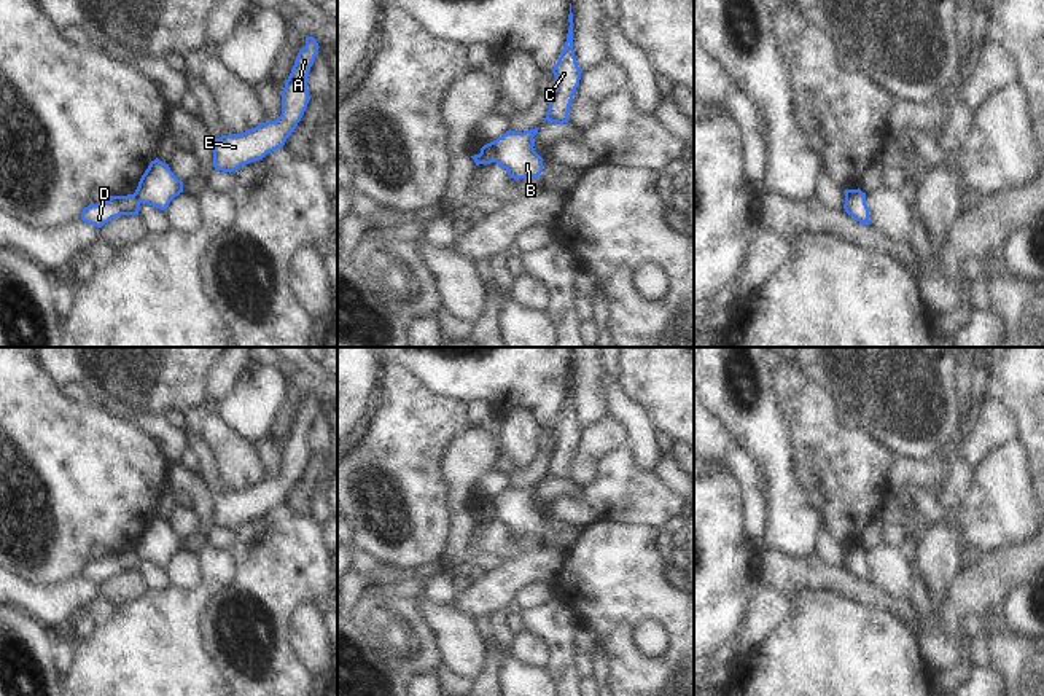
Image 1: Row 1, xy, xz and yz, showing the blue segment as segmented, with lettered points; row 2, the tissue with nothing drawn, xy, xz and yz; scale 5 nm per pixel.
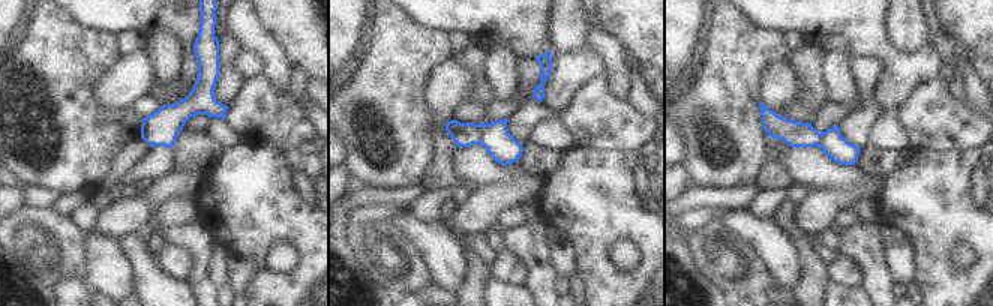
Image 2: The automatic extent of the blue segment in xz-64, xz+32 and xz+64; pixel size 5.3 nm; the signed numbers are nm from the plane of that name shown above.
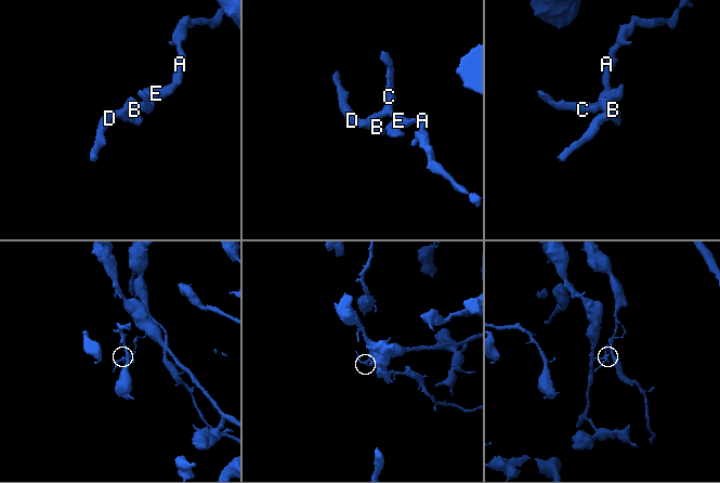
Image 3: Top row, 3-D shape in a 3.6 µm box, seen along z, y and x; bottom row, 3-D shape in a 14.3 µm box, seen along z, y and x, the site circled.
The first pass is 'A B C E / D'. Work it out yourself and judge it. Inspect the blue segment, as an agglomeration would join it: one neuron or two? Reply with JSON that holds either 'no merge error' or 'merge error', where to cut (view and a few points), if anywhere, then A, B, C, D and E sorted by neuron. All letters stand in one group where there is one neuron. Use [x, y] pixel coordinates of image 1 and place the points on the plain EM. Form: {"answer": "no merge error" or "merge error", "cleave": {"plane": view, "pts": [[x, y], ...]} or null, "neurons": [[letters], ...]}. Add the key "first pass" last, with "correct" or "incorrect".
{"answer": "merge error", "cleave": {"plane": "xz", "pts": [[490, 499], [495, 518]]}, "neurons": [["A", "B", "C", "E"], ["D"]], "first pass": "correct"}

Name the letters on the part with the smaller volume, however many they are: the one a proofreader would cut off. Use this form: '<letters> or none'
D

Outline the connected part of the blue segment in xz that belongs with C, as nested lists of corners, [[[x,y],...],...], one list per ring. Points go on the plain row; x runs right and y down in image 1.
[[[570,360],[568,371],[570,385],[567,390],[565,403],[560,409],[559,419],[552,425],[555,433],[555,446],[549,457],[549,467],[543,479],[568,479],[570,462],[576,444],[579,443],[582,427],[578,424],[575,406],[573,406],[573,370]]]

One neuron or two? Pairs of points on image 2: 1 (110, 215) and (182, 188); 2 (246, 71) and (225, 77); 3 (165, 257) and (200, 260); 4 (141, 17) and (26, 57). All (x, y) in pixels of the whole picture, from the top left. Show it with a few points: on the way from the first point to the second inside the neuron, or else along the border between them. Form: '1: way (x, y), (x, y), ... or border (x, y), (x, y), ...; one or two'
1: way (128, 213), (144, 206), (164, 188); one
2: border (239, 51), (233, 68), (243, 81); two
3: border (165, 242), (189, 255), (186, 281); two
4: border (69, 15), (89, 29), (108, 32), (114, 36); two

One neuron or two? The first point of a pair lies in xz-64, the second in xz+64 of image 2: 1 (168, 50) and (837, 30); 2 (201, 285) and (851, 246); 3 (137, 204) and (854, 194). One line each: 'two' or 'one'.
1: two
2: one
3: one

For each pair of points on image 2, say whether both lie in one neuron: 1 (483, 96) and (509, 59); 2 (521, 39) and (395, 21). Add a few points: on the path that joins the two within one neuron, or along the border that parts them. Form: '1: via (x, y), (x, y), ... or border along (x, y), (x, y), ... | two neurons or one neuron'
1: border along (485, 51), (483, 80), (491, 89), (492, 99) | two neurons
2: border along (407, 15), (422, 26), (441, 29), (446, 33) | two neurons

